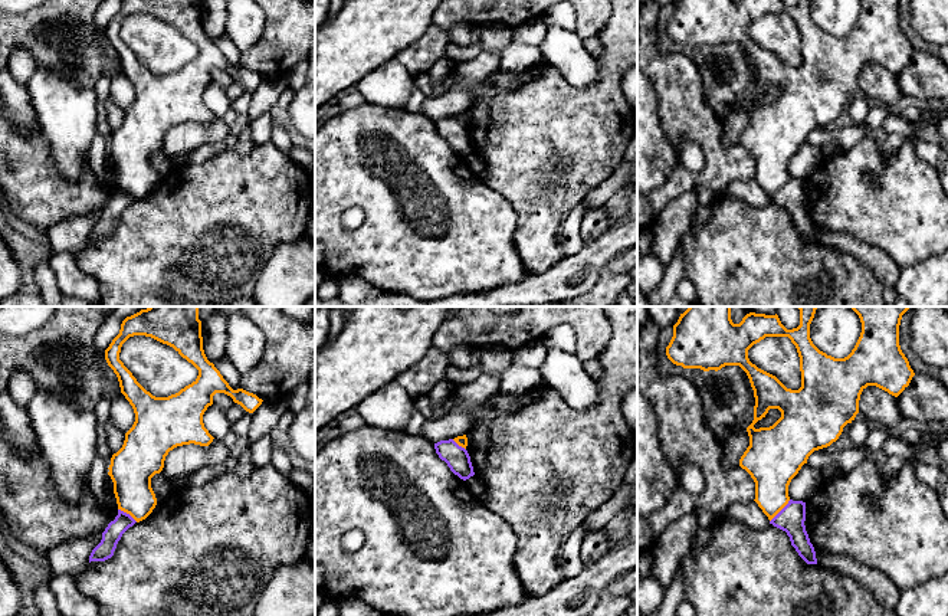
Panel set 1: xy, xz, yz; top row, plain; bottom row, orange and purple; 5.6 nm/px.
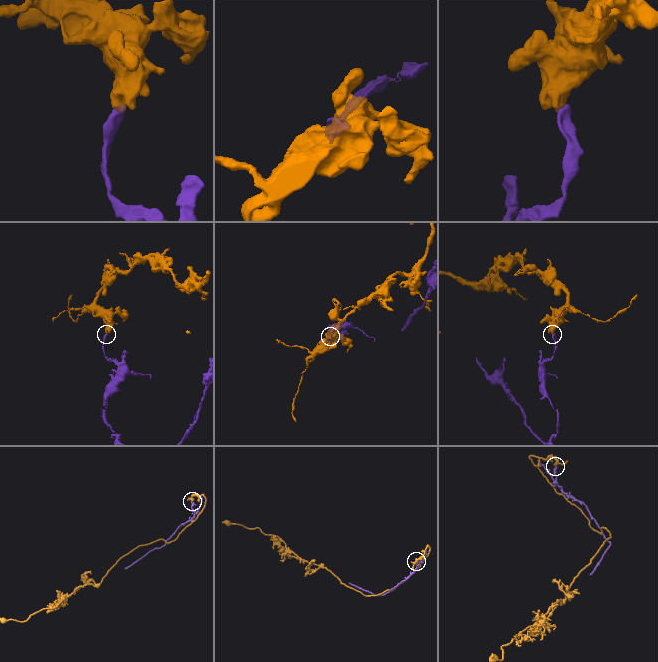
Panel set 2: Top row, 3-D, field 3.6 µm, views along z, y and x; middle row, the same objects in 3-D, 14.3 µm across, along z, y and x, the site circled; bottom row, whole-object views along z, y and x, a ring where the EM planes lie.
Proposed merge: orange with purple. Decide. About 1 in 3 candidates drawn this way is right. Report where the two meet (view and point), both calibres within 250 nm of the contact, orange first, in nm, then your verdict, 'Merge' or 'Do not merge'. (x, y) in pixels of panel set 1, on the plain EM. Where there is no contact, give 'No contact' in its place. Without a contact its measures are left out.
Touches orange at yz (780, 187). Thickness 260 nm (orange) against 150 nm. Do not merge

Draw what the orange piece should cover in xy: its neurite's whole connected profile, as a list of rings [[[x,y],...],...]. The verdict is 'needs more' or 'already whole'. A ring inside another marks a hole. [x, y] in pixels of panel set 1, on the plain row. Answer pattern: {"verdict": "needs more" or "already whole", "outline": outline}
{"verdict": "already whole", "outline": [[[122,0],[119,12],[105,27],[105,37],[135,91],[122,125],[111,135],[108,153],[114,160],[118,187],[140,200],[157,183],[151,155],[163,148],[168,130],[183,122],[209,124],[213,119],[203,92],[213,82],[216,71],[230,73],[249,91],[263,78],[243,66],[233,68],[207,37],[201,0]],[[134,13],[151,14],[173,24],[199,47],[197,56],[168,75],[152,73],[119,37],[122,22]]]}

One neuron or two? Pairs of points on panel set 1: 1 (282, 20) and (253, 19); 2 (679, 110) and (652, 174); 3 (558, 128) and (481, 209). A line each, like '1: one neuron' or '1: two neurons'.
1: two neurons
2: two neurons
3: two neurons

